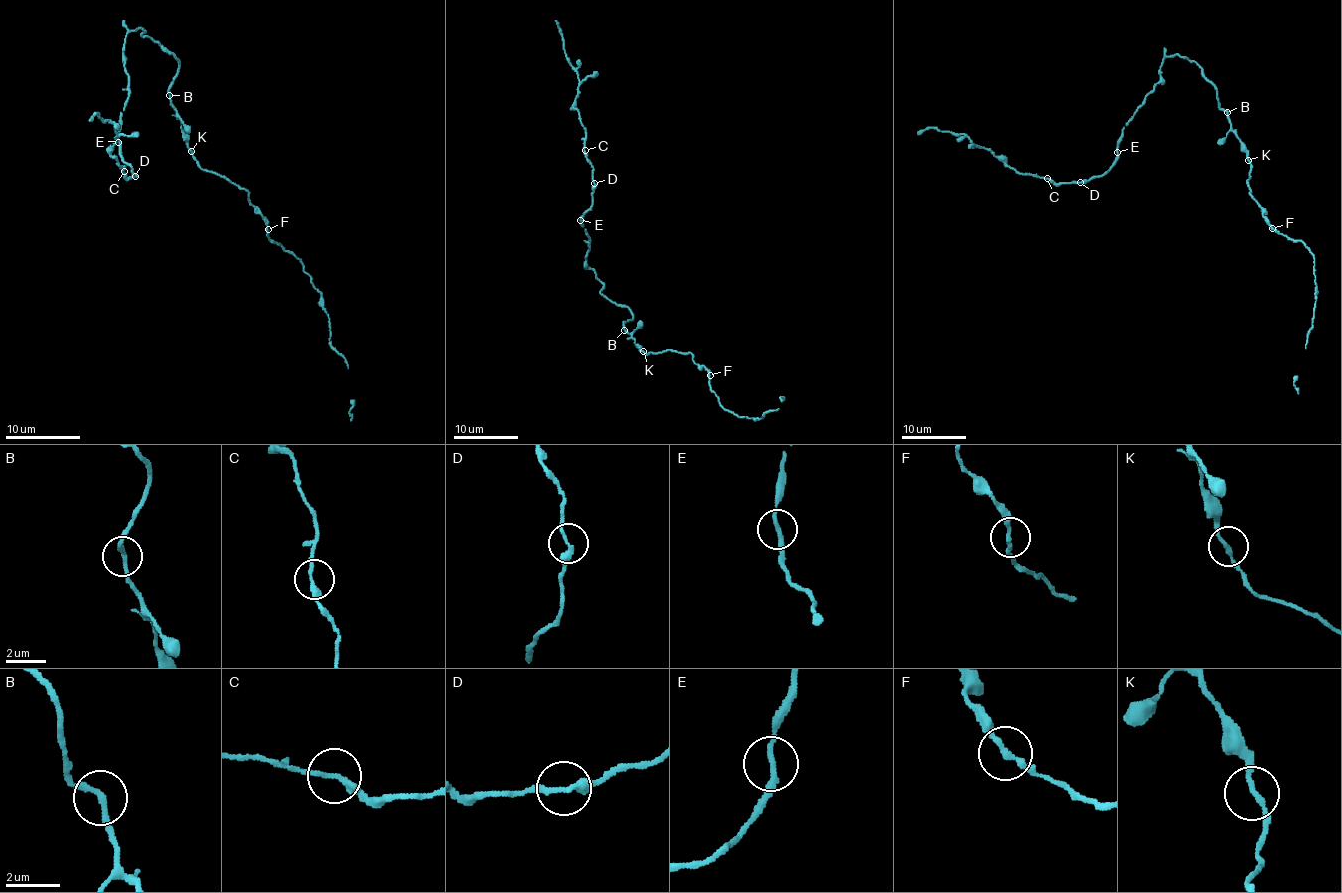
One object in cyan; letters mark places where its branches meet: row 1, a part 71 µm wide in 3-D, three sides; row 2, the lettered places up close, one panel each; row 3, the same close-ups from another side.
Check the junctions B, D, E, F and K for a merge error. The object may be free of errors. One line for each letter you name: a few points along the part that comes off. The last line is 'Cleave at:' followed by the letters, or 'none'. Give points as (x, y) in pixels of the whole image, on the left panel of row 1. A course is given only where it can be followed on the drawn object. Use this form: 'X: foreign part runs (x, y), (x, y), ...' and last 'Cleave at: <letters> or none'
D: foreign part runs (135, 175), (126, 177), (122, 171), (124, 168), (111, 155), (116, 136), (111, 123), (98, 113), (88, 121)
Cleave at: D

